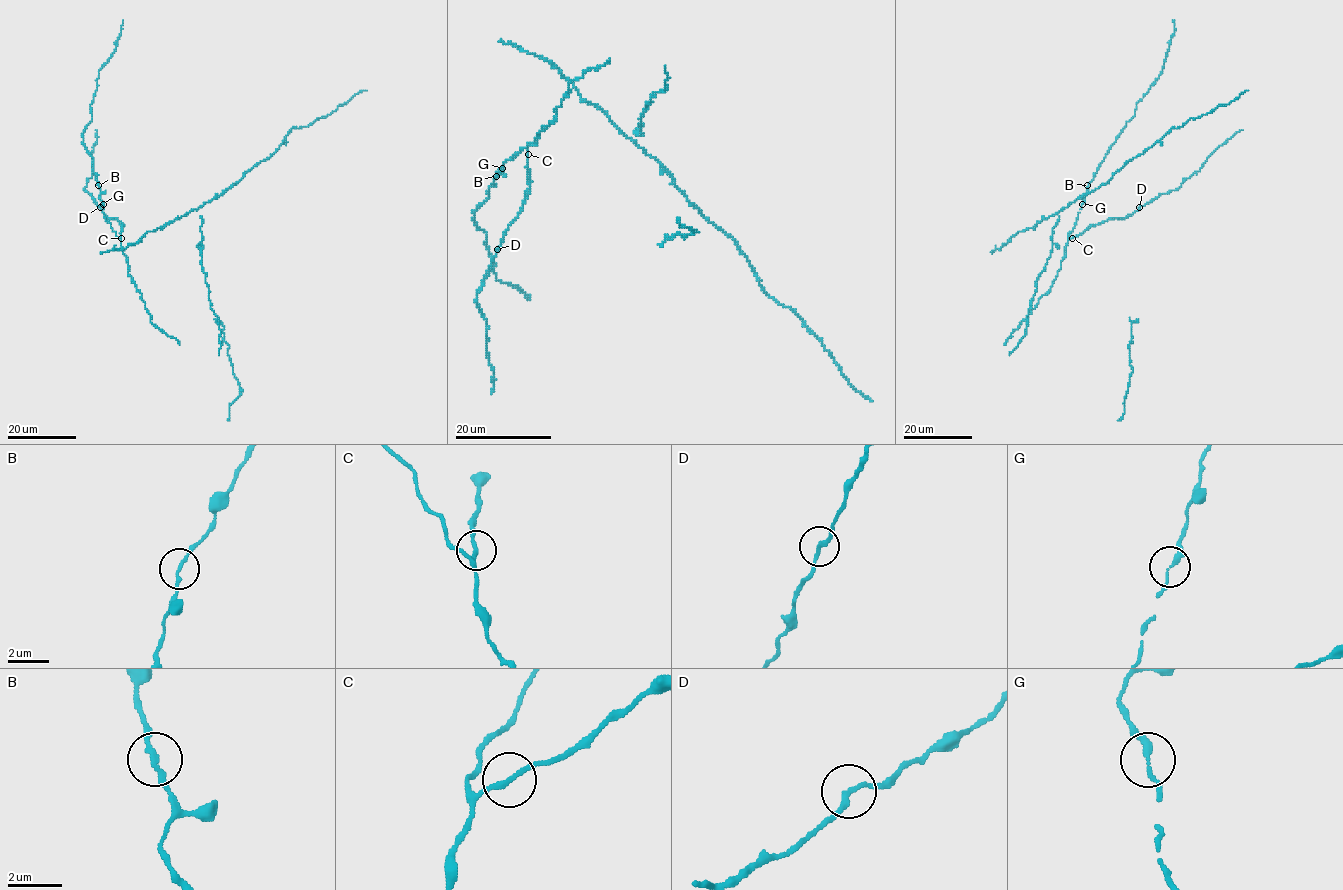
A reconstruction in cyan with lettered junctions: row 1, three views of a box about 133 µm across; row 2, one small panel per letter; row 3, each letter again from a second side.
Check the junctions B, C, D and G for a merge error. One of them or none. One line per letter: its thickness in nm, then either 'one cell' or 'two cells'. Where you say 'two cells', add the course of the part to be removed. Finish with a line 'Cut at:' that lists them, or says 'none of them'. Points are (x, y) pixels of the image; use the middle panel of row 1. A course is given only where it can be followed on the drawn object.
B: 170 nm thick; one cell
C: 180 nm thick; one cell
D: 190 nm thick; one cell
G: 200 nm thick; one cell
Cut at: none of them

